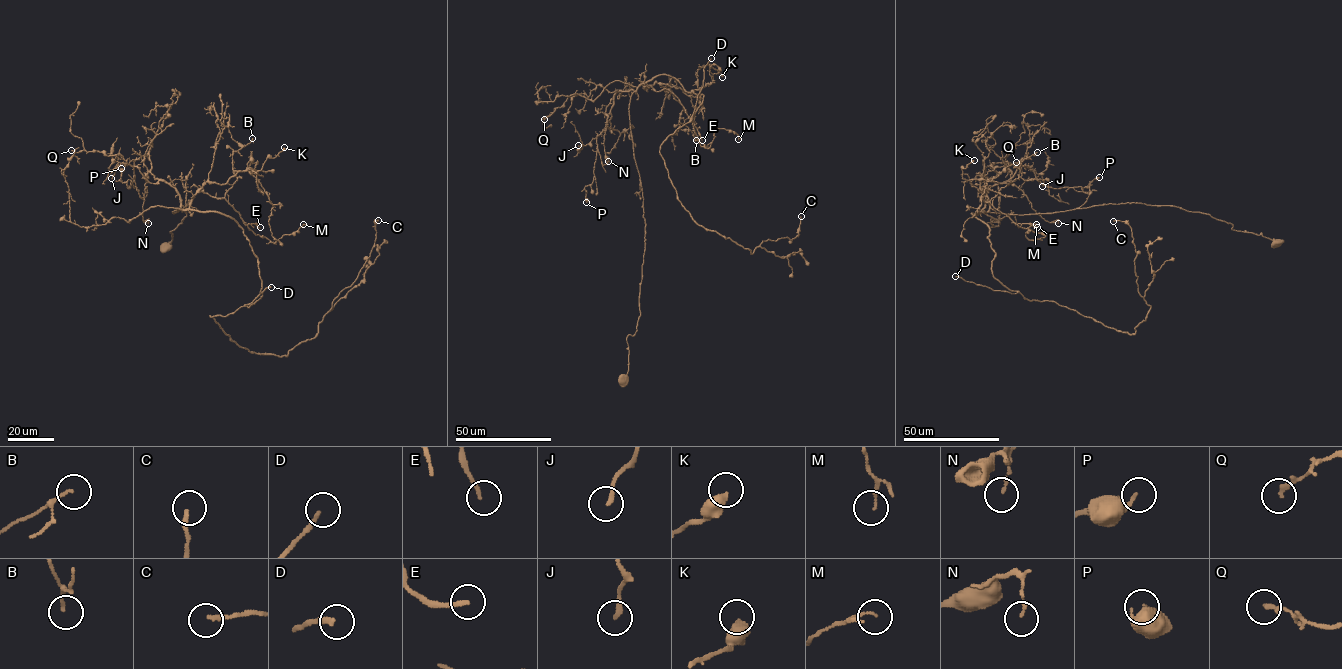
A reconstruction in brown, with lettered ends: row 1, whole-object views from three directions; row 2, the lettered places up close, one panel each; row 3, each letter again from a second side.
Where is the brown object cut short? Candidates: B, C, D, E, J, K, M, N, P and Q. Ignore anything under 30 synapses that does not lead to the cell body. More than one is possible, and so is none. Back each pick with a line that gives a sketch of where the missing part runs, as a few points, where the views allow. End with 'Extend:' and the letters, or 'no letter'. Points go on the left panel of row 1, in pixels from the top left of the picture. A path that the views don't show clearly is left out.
Extend: no letter

